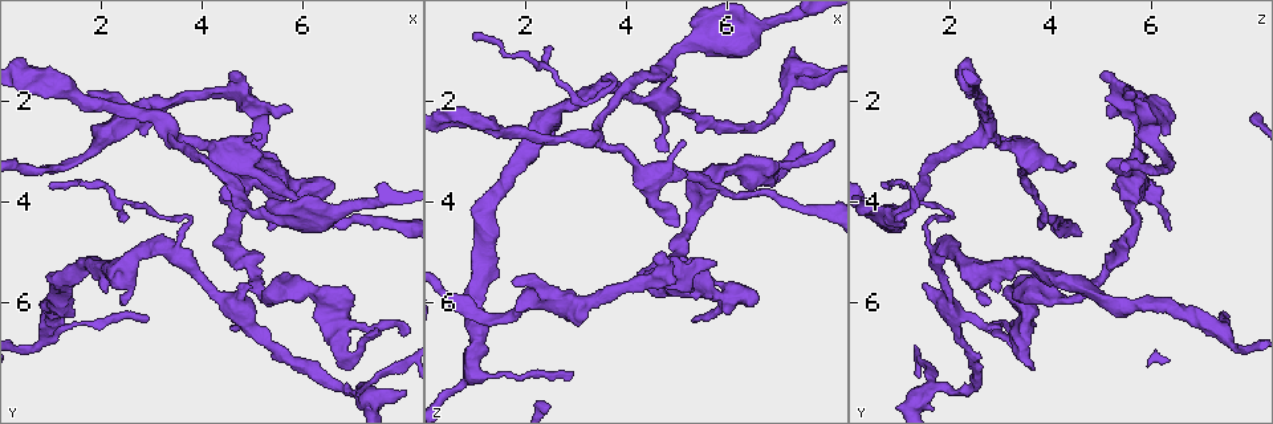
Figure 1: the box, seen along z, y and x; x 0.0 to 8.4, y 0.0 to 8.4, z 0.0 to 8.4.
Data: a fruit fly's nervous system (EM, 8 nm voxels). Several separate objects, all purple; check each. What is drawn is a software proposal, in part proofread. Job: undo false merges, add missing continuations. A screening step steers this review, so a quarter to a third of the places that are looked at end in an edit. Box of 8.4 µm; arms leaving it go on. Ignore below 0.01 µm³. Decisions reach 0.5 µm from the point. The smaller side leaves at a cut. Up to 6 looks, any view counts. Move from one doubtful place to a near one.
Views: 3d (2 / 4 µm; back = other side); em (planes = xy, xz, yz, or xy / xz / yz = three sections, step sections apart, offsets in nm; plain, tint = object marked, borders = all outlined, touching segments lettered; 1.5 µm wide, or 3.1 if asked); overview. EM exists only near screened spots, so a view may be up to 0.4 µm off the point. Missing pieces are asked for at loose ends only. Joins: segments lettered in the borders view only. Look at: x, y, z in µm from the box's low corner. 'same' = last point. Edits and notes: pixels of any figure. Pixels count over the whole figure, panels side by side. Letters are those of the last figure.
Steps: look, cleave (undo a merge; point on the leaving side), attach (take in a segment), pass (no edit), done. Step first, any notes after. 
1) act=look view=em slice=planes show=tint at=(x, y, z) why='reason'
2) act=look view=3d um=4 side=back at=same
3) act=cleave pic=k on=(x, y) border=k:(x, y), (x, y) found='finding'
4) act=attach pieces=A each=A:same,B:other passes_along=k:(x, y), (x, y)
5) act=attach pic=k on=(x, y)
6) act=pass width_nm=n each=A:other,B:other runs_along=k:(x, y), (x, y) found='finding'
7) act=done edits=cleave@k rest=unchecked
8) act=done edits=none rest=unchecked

act=look view=3d um=4 at=(5.30, 4.60, 6.35) why='free end'

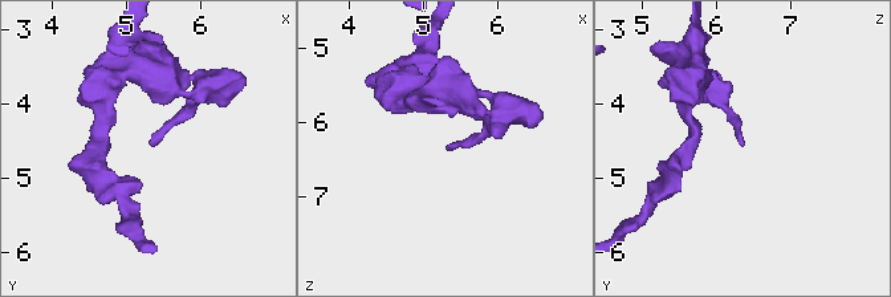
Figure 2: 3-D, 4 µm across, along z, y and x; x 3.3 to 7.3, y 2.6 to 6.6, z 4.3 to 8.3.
act=look view=em slice=xy step=4 show=borders at=(5.30, 4.55, 6.35) why='now the EM'

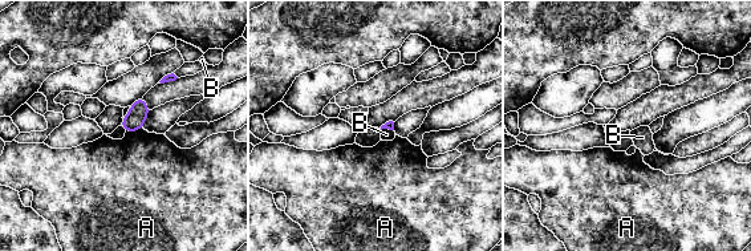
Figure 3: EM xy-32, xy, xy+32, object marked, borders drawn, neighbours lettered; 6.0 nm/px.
act=pass longest_contact=A:110nm each=A:other,B:other found='none of them fits'

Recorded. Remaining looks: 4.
act=look view=3d um=4 at=(4.70, 1.50, 5.00) why='an open end'

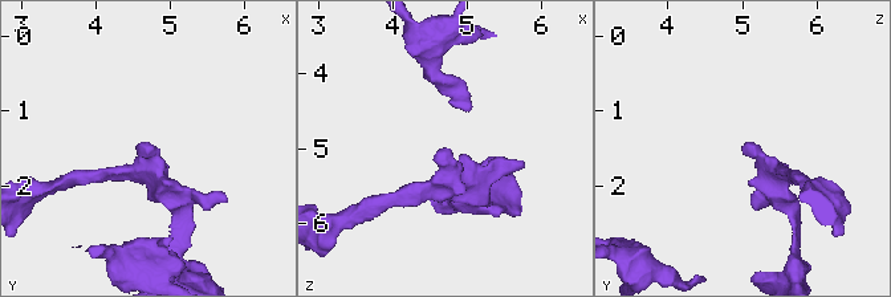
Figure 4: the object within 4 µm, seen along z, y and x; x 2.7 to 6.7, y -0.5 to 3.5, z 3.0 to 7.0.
act=look view=em slice=planes show=borders at=(4.65, 1.45, 5.00)

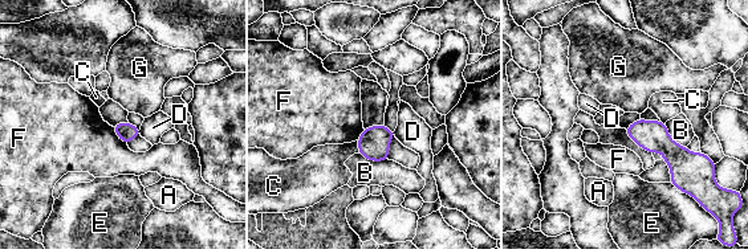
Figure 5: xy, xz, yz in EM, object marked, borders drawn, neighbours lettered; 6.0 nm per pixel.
act=pass width_nm=120 longest_contact=B:190nm each=A:other,B:other,C:other,D:other,E:other,F:other,G:other found='no lettered segment goes on from it'

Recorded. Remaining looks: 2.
act=look view=3d um=2 at=(2.95, 6.35, 7.45) why='thin end'

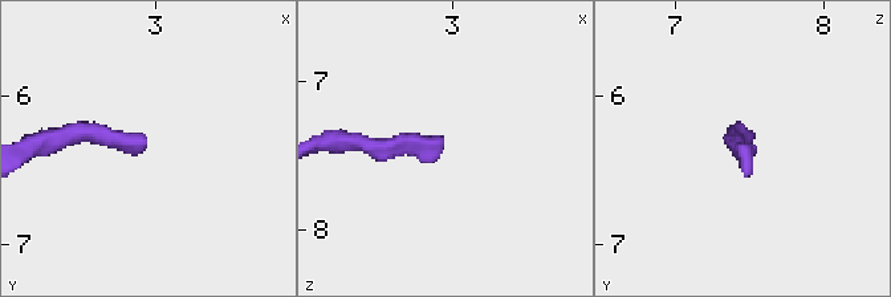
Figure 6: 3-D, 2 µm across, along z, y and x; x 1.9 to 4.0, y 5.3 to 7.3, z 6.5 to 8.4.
act=look view=em slice=yz step=4 show=borders at=(2.90, 6.38, 7.52) why='shape alone is not enough'

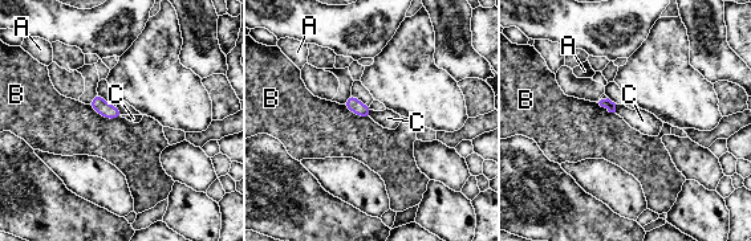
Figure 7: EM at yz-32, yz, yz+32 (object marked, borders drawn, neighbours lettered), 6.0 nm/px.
act=pass each=A:other,B:other,C:other border=7:(614, 103), (616, 111) found='no lettered segment goes on from it'

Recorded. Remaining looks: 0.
act=done edits=none rest=unchecked

